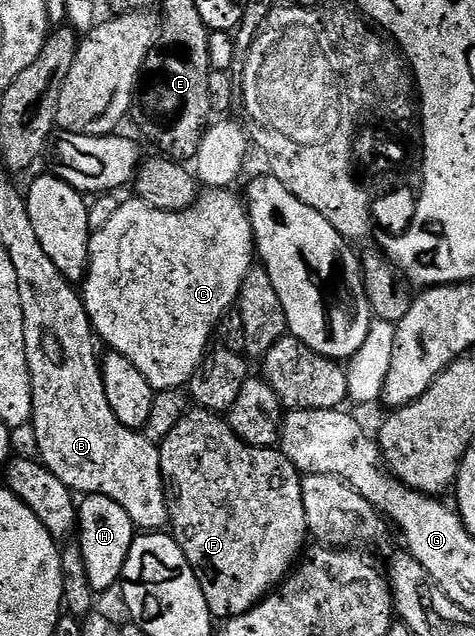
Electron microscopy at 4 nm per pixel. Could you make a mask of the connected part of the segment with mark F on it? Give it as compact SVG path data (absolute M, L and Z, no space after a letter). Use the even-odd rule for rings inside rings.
M192 408L169 431L169 435L159 445L159 458L161 459L161 475L163 476L163 490L167 492L167 516L169 518L169 529L175 541L181 547L185 559L189 559L189 567L193 567L193 575L197 575L197 583L201 583L201 591L205 595L205 603L209 607L212 618L226 619L245 615L258 605L268 593L272 592L294 570L305 546L309 541L307 531L307 520L305 519L305 499L301 499L301 483L303 477L299 469L278 448L258 449L252 445L246 445L239 436L231 430L230 425L218 413L211 413L207 409Z

